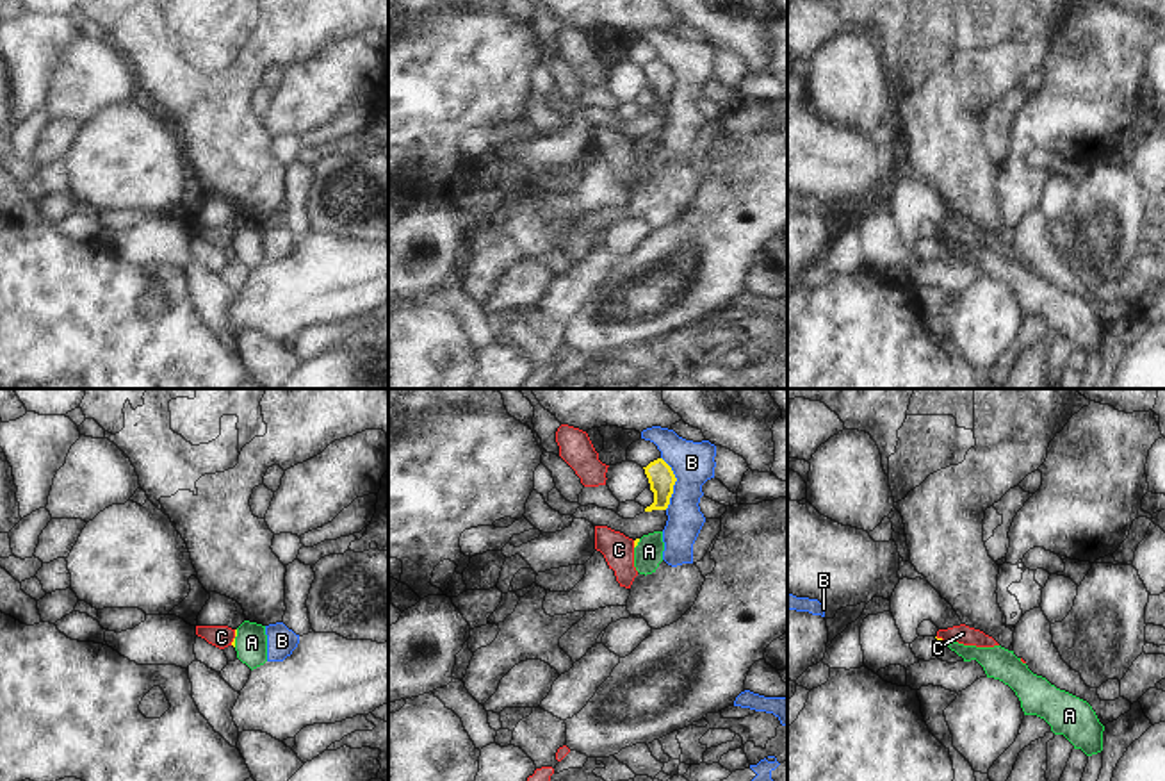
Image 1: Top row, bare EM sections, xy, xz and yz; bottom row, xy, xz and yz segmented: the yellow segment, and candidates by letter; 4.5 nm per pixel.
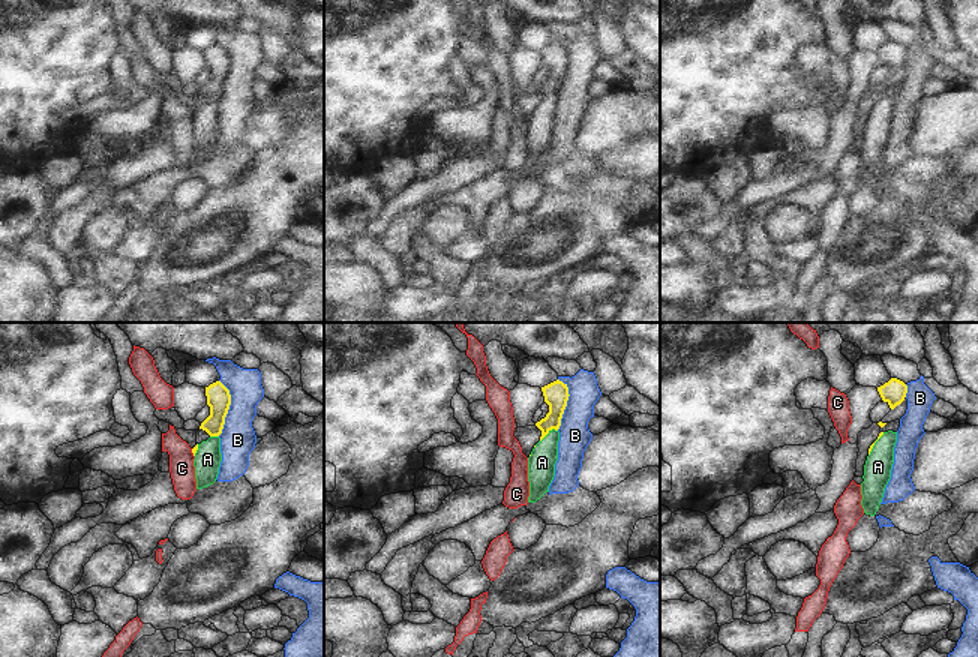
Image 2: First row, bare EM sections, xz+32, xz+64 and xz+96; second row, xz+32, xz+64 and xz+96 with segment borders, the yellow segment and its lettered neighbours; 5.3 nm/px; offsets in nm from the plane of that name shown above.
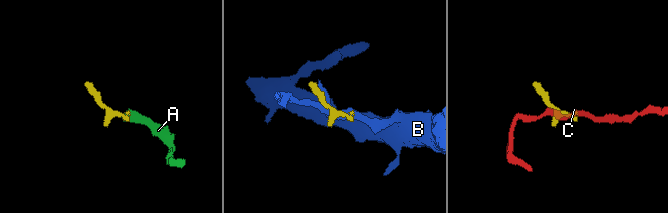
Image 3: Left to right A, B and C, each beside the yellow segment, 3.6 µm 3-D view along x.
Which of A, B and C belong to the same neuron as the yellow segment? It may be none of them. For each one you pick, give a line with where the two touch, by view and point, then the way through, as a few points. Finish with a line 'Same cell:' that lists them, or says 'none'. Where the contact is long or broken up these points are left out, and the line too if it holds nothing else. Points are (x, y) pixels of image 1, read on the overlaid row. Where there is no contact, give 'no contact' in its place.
A: contact xy (234, 639); way xy (234, 639), (252, 642)
Same cell: A

